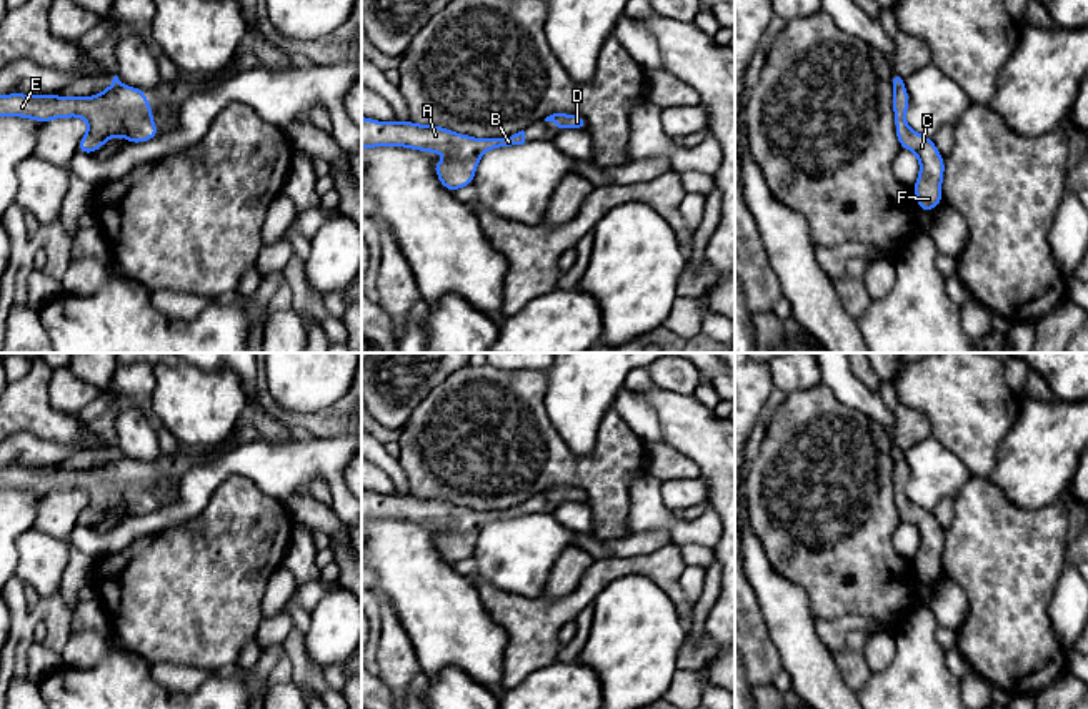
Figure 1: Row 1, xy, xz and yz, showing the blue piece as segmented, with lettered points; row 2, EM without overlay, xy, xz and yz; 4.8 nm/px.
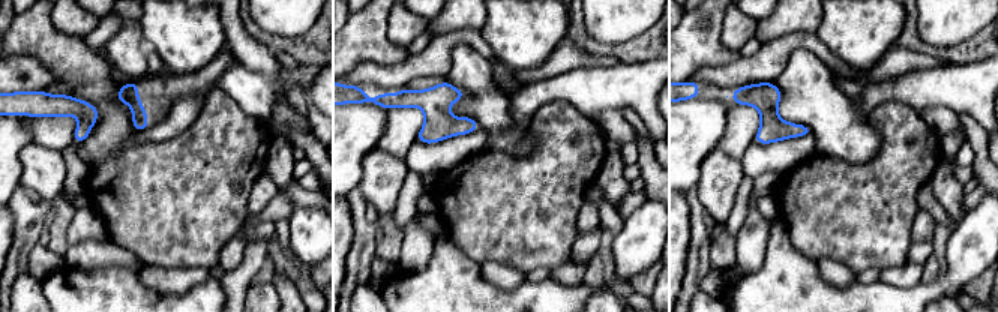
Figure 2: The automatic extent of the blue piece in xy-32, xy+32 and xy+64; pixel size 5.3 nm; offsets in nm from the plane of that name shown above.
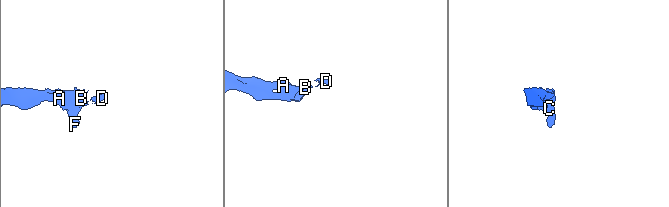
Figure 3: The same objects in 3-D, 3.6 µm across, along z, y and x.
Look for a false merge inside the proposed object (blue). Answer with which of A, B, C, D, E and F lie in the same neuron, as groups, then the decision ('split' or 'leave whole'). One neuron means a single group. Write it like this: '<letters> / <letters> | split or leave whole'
A B C D E F | leave whole

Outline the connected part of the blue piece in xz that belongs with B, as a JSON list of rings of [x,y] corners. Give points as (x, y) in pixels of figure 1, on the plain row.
[[[362,489],[362,521],[403,519],[418,524],[450,526],[447,534],[433,533],[433,543],[443,561],[455,564],[475,553],[480,531],[492,521],[525,516],[525,504],[498,511],[475,511],[445,499],[407,494],[377,494]]]

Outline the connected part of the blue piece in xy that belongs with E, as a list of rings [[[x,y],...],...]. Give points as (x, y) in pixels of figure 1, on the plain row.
[[[115,448],[112,458],[95,469],[0,468],[0,489],[32,491],[42,498],[55,491],[83,491],[88,503],[77,524],[90,528],[115,509],[125,509],[132,518],[160,508],[145,466],[142,461],[123,458]]]

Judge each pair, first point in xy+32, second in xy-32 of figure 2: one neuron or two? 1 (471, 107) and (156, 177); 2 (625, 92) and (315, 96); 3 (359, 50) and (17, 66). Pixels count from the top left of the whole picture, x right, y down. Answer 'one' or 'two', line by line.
1: two
2: two
3: two

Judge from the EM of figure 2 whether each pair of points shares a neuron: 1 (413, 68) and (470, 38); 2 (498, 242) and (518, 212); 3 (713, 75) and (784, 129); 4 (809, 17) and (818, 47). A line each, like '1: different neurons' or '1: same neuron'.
1: same neuron
2: same neuron
3: different neurons
4: different neurons

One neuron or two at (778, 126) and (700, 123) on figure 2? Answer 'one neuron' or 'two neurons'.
two neurons

